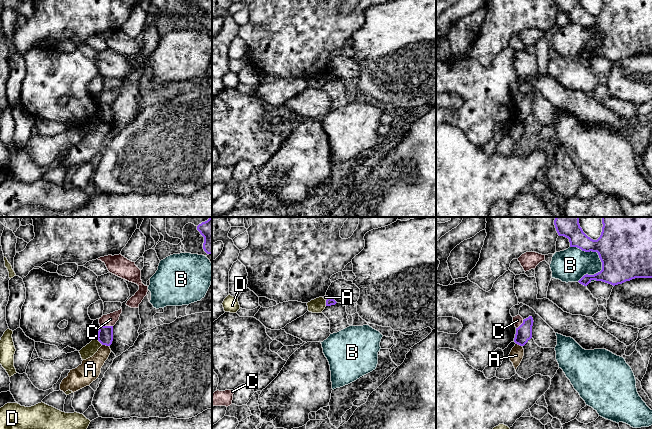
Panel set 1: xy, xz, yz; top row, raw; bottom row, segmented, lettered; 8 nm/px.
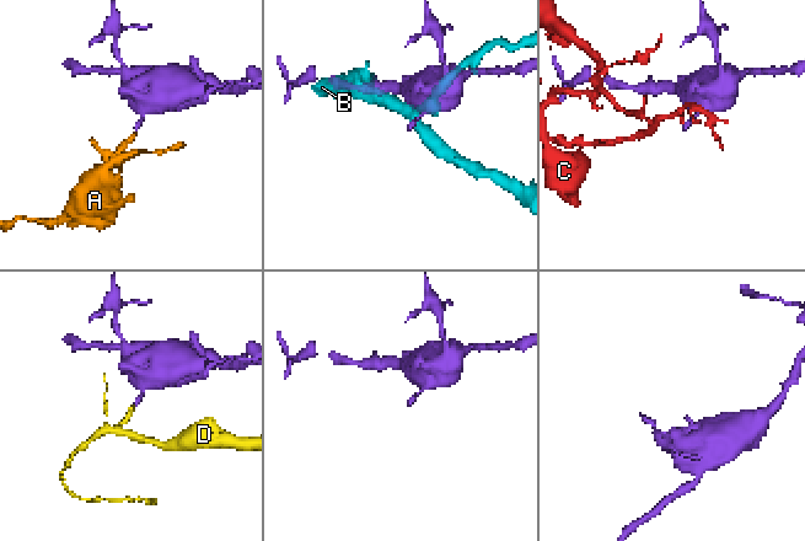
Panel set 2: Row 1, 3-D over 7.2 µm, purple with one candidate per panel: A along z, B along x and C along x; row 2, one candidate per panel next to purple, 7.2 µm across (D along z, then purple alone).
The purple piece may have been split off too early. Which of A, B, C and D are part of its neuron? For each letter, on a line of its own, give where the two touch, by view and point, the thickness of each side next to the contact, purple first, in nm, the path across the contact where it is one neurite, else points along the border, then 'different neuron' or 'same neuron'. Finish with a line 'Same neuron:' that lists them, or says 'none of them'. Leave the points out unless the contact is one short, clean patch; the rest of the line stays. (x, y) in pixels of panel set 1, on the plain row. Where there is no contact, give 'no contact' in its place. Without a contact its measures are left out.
A: xy (105, 120) | 130/170 nm | along xy (102, 120), (108, 122) | different neuron
B: yz (592, 27) | 400/260 nm | different neuron
C: xy (106, 102) | 130/100 nm | along xy (100, 101), (112, 102) | different neuron
D: xy (99, 117) | 130/100 nm | along xy (97, 114), (102, 120) | different neuron
Same neuron: none of them

